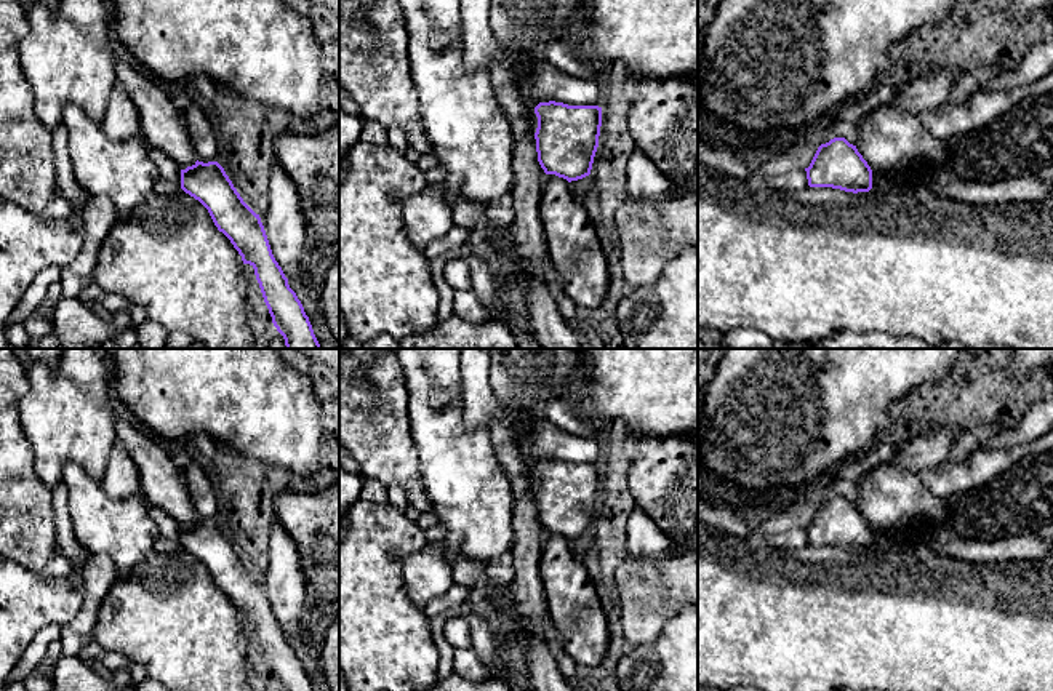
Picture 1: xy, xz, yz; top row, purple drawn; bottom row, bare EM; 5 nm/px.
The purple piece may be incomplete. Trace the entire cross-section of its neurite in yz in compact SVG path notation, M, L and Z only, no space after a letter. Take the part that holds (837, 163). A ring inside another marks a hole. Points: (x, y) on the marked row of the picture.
M845 138L821 144L805 171L810 187L832 187L853 194L872 189L871 166Z

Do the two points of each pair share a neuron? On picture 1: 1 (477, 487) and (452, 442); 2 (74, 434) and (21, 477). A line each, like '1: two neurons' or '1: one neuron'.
1: one neuron
2: two neurons

